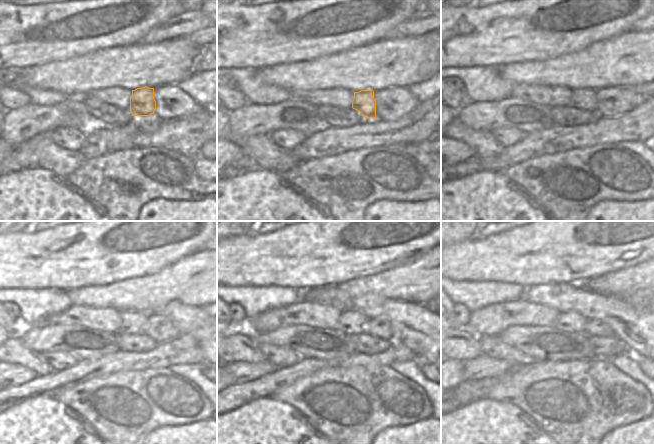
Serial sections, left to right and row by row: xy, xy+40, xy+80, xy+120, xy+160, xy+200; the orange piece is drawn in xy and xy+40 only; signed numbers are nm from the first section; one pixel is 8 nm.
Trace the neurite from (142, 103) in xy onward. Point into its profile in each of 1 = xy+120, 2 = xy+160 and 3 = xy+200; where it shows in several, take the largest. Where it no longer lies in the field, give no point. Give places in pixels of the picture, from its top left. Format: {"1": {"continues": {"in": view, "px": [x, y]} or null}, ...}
{"1": {"continues": {"in": "xy+120", "px": [132, 322]}}, "2": {"continues": {"in": "xy+160", "px": [351, 321]}}, "3": {"continues": {"in": "xy+200", "px": [569, 321]}}}

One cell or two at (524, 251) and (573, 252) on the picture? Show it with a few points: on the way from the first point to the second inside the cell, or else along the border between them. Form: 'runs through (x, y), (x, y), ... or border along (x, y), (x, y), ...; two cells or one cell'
runs through (536, 250), (561, 250); one cell

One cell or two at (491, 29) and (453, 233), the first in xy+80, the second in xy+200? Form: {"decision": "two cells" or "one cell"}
{"decision": "two cells"}

